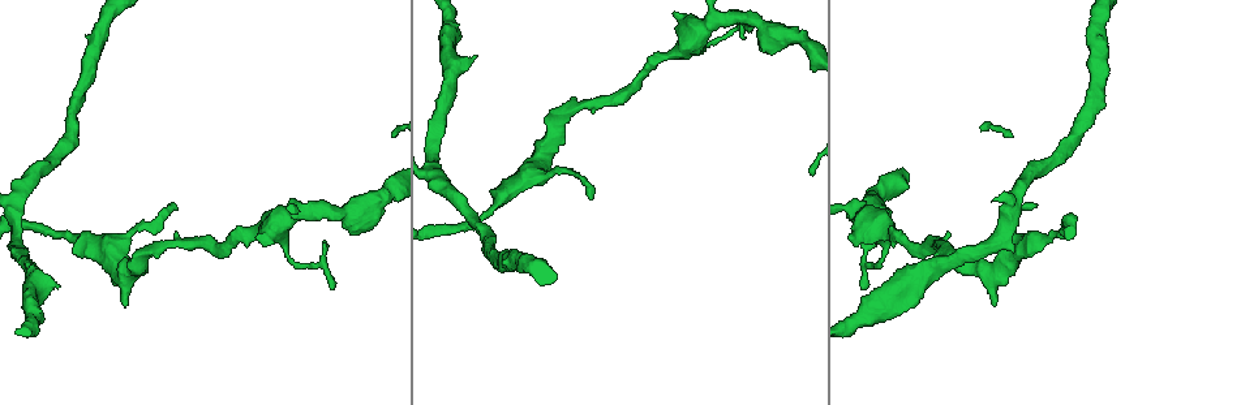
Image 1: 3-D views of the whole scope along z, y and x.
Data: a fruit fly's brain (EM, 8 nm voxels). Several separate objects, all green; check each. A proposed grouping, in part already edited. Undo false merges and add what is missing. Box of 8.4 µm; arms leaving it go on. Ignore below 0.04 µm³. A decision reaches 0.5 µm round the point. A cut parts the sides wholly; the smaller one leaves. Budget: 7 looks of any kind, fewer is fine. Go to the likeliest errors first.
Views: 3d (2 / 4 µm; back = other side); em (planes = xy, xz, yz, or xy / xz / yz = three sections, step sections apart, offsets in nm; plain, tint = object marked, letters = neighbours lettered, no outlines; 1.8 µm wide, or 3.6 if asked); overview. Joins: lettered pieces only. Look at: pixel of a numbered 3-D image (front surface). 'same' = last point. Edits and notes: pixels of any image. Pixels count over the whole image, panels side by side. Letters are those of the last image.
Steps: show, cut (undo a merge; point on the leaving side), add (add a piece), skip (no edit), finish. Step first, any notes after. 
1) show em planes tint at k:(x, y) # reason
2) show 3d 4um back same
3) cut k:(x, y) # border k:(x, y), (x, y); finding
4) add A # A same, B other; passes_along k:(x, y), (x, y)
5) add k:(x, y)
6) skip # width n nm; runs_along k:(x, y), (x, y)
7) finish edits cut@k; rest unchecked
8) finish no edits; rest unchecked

show em planes plain at 1:(746, 28) # branch stops here

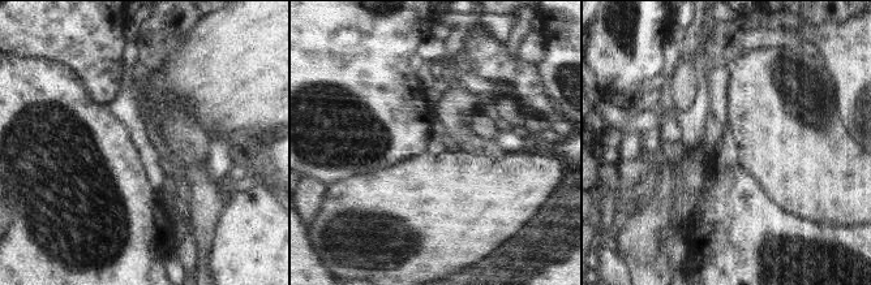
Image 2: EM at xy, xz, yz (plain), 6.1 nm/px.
show em planes letters same # what lies round it

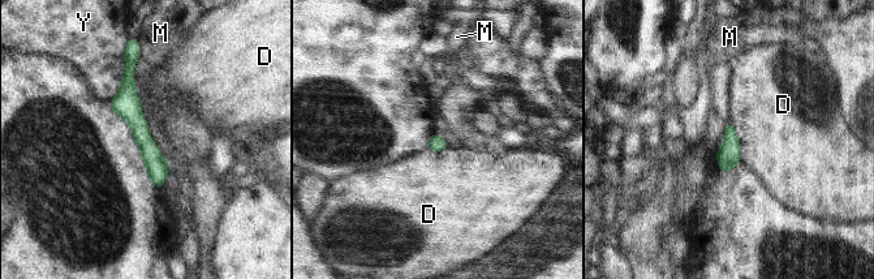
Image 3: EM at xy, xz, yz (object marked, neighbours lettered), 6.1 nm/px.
skip # D other, M other, Y other; border 3:(731, 120), (739, 142), (741, 161); none of them fits

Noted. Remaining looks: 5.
show em 3.6um planes letters at 1:(125, 306) # thick end

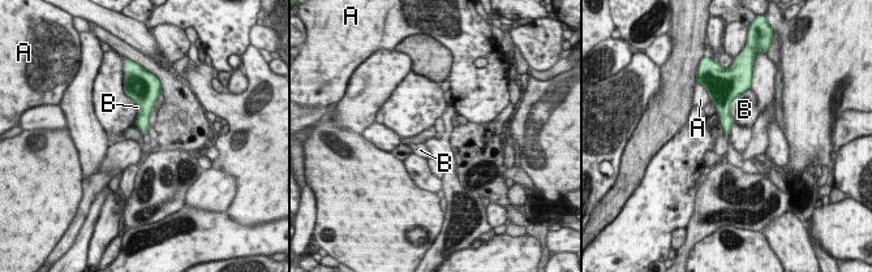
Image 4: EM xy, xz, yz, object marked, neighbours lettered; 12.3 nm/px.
skip # A other, B other; no lettered piece goes on from it

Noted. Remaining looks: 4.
show 3d 2um at 1:(497, 200)

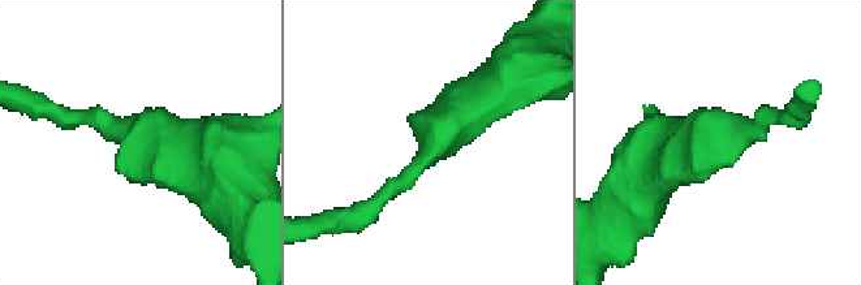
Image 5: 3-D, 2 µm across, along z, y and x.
show em 3.6um planes letters at 5:(435, 143) # now the EM

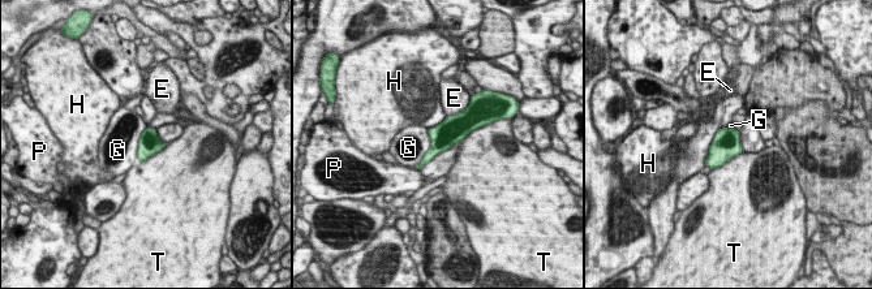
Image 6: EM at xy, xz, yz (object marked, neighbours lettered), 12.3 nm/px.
skip # longest_contact H 550 nm; E other, G other, H other, P other, T other; all the same neuron

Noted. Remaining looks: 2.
finish no edits; rest unchecked

